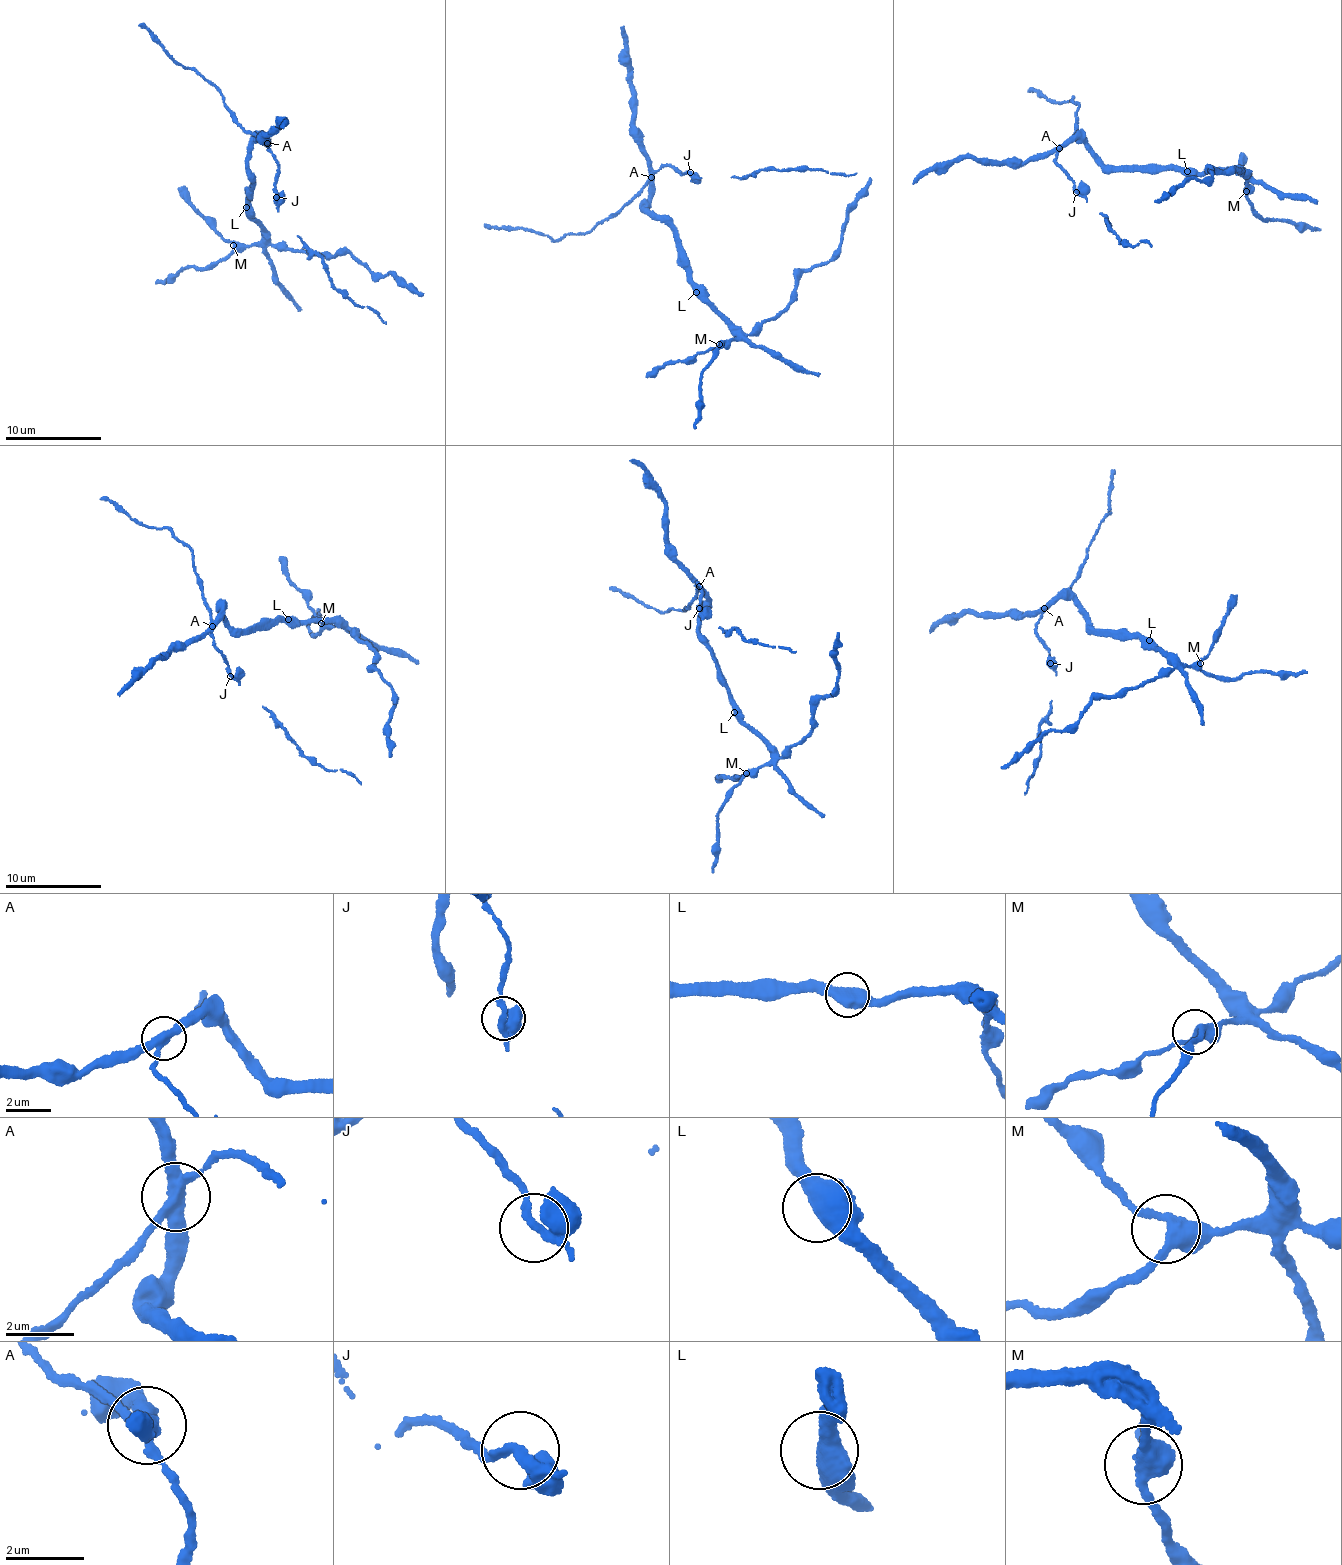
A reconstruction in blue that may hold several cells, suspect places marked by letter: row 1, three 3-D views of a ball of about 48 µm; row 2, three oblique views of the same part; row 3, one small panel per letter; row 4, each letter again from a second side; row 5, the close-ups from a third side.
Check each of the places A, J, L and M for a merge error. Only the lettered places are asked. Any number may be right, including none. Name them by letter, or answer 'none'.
A

